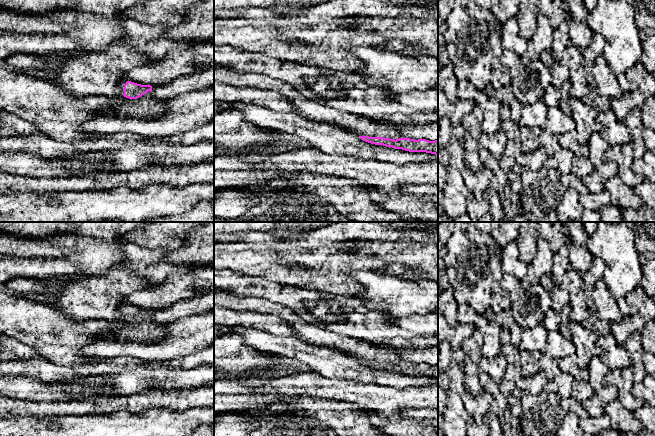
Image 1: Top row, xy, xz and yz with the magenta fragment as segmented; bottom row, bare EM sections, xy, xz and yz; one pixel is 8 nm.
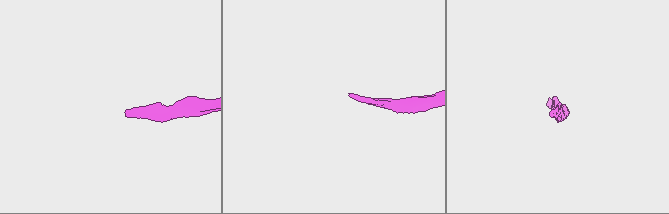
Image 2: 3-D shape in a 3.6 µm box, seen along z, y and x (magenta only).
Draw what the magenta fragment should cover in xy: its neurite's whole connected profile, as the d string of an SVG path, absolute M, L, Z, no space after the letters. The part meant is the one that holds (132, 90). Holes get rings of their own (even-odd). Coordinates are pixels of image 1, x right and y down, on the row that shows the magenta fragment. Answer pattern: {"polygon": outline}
{"polygon": "M124 79L118 86L122 92L121 96L130 100L115 108L105 108L104 114L143 118L165 112L167 100L156 99L151 93L151 85L141 85Z"}

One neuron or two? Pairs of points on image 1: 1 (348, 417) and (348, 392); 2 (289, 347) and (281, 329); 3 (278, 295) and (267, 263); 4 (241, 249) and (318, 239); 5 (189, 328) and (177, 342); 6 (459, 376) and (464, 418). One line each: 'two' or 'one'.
1: two
2: two
3: two
4: two
5: one
6: one

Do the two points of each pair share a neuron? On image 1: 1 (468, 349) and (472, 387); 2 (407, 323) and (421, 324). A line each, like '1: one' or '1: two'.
1: one
2: one

